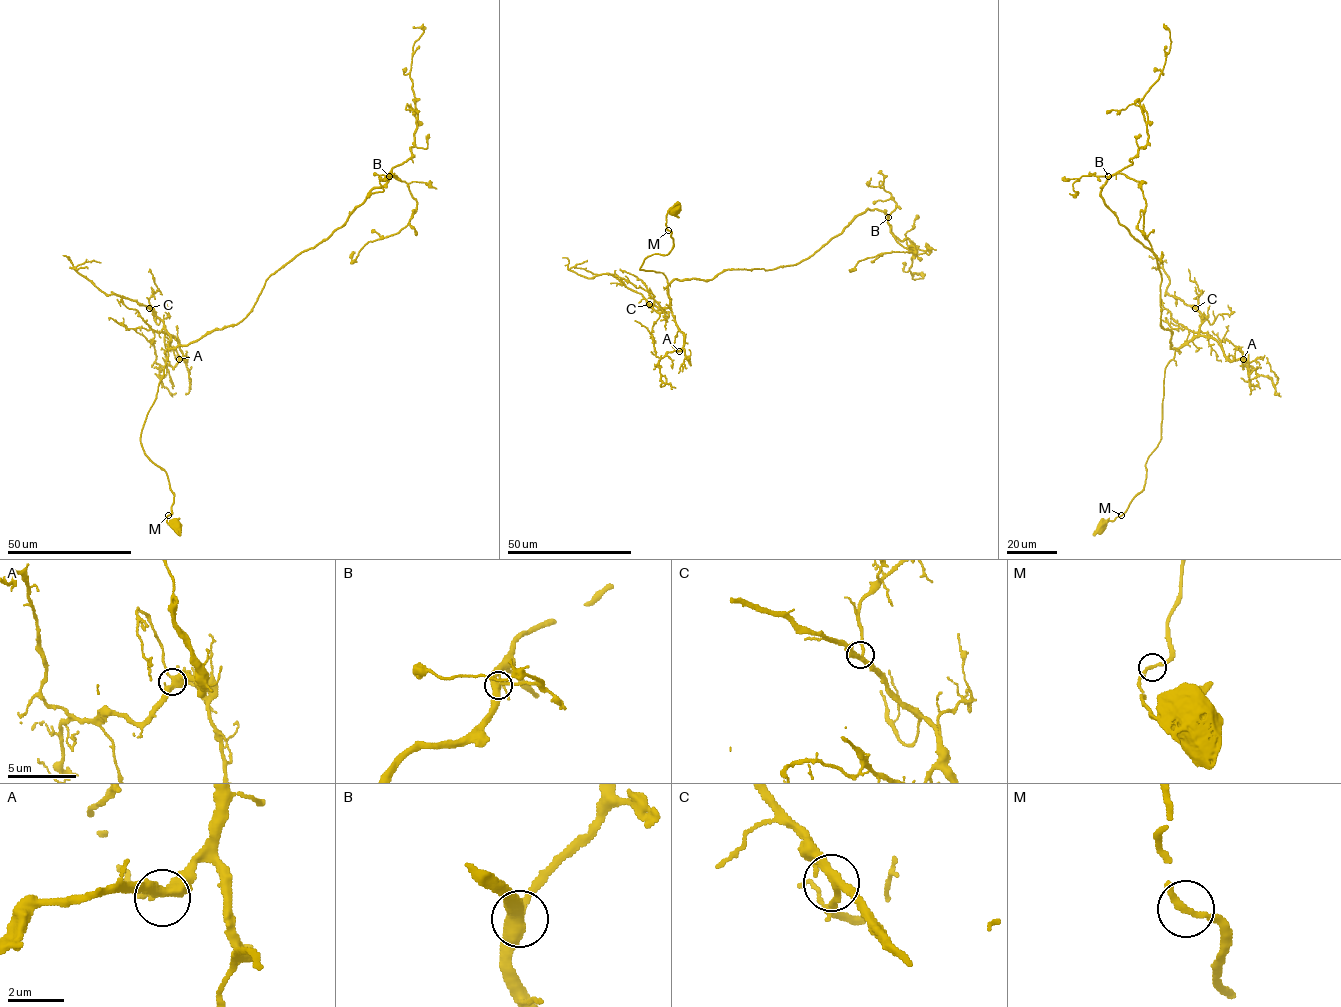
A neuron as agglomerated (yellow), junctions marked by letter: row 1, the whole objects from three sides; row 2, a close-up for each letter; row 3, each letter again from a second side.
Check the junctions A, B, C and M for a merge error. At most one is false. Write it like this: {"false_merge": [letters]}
{"false_merge": []}

